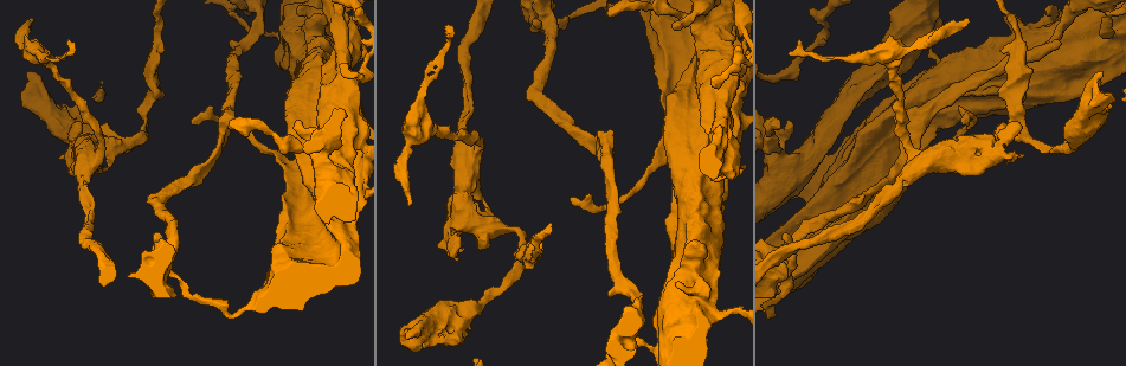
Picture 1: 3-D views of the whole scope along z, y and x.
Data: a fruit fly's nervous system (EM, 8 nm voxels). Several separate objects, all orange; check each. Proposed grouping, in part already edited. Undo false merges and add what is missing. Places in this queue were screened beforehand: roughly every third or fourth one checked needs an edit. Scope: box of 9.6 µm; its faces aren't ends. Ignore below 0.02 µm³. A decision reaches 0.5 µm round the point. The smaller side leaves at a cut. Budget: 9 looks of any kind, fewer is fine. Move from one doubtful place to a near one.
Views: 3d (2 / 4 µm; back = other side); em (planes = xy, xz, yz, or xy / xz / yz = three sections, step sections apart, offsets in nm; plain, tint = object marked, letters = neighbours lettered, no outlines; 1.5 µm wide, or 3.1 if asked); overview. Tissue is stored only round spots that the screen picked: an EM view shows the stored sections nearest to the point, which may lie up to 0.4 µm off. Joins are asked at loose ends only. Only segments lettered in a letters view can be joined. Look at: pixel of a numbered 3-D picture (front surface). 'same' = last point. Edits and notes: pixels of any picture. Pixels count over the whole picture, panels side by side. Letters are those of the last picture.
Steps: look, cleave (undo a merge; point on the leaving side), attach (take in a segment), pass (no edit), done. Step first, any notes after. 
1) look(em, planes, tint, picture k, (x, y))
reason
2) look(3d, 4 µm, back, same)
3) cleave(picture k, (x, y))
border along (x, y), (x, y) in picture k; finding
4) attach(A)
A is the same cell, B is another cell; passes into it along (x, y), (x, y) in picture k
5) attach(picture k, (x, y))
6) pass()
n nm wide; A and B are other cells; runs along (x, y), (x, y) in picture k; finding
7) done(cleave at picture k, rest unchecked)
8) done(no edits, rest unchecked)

look(3d, 4 µm, picture 1, (1004, 52))
branch stops here

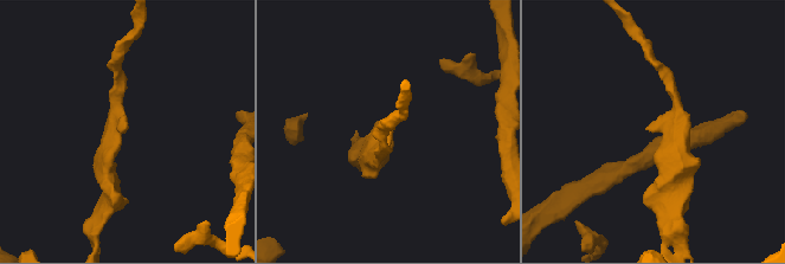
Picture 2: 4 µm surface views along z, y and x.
look(em, planes, letters, picture 2, (651, 130))

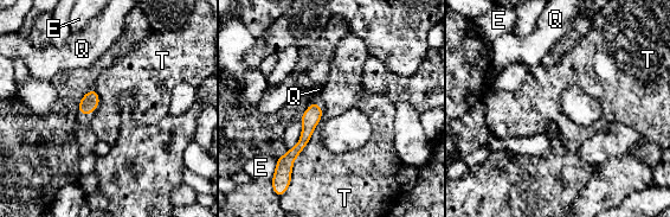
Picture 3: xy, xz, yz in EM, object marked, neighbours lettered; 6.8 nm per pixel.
pass()
E, Q and T are other cells; runs along (315, 106), (302, 144), (278, 170) in picture 3; no lettered segment goes on from it

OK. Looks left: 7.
look(em, xy, step 4, letters, picture 1, (22, 45))
a narrow waist

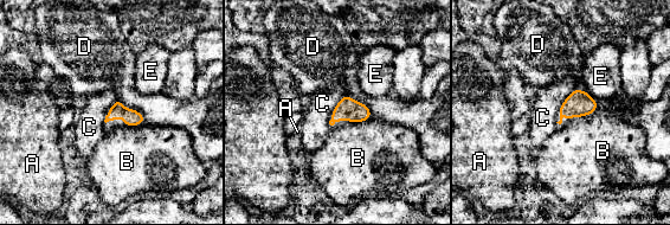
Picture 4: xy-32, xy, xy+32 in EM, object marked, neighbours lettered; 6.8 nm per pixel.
pass()
A, B, C, D and E are other cells; border along (575, 87), (564, 101), (556, 115) in picture 4; all the same cell

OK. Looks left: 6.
look(3d, 2 µm, picture 1, (789, 263))
four-way junction

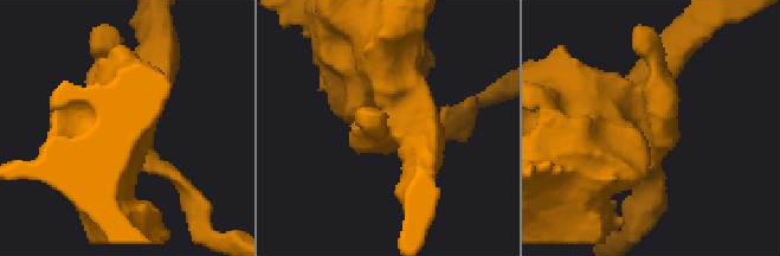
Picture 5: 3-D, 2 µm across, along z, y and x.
look(em, planes, tint, picture 5, (647, 130))

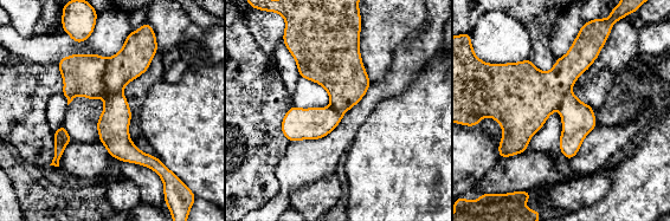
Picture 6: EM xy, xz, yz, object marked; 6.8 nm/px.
look(em, planes, letters, same)

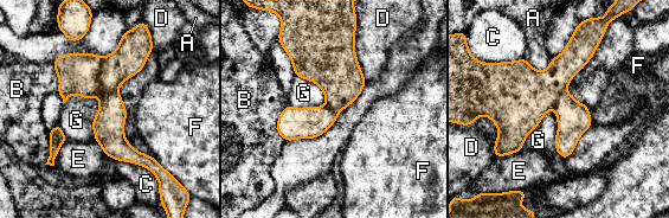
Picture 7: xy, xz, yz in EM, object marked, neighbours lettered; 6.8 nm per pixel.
cleave(picture 7, (128, 59))
110 nm wide; A, B, C, D, E, F and G are other cells; border along (102, 58), (100, 85), (116, 93) in picture 7; a second cell is stuck on

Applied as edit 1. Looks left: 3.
done(cleave at picture 7, rest unchecked)

